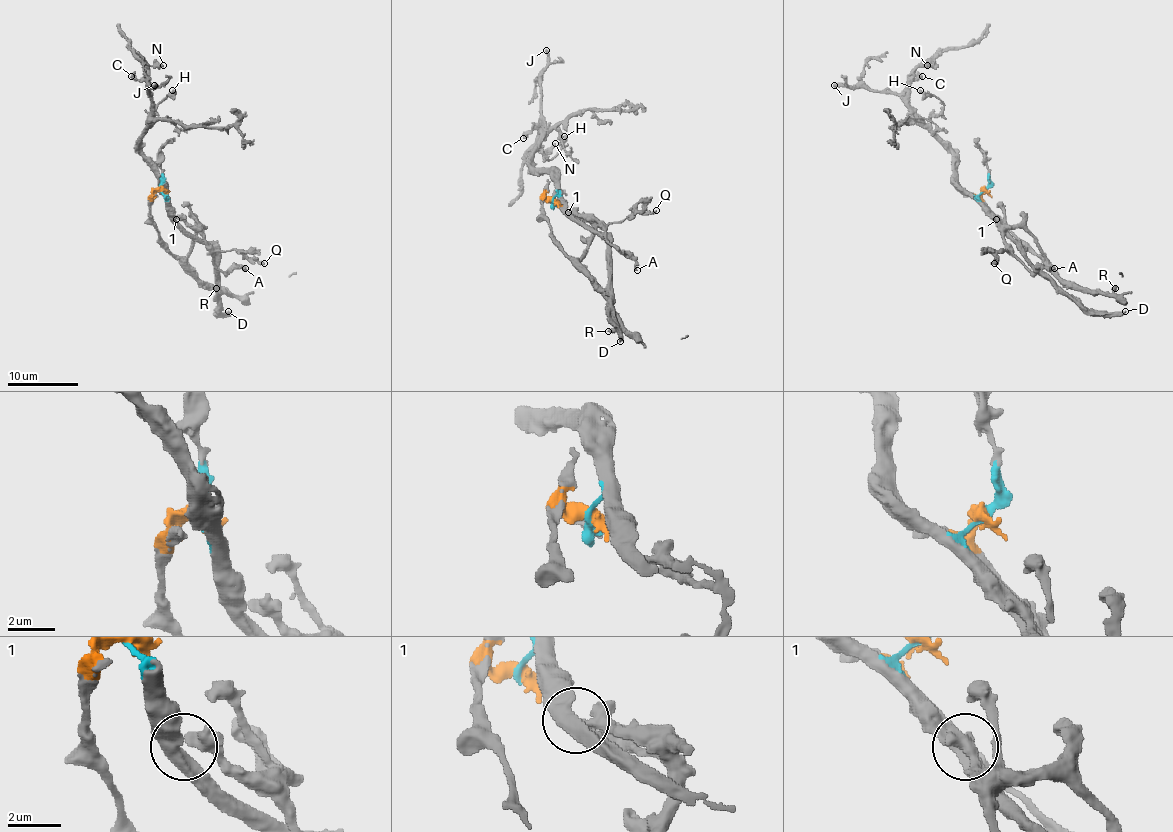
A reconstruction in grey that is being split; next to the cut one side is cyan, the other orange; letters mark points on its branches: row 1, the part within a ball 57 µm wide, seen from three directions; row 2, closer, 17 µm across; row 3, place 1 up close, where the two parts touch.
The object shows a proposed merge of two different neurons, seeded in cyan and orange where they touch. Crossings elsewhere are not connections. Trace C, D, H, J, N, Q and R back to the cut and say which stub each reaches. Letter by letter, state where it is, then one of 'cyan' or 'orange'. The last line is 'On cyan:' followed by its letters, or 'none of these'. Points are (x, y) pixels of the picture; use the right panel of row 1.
C: (922, 76) | cyan
D: (1125, 311) | cyan
H: (920, 90) | cyan
J: (834, 85) | cyan
N: (927, 65) | cyan
Q: (994, 263) | orange
R: (1115, 288) | orange
On cyan: C, D, H, J, N

